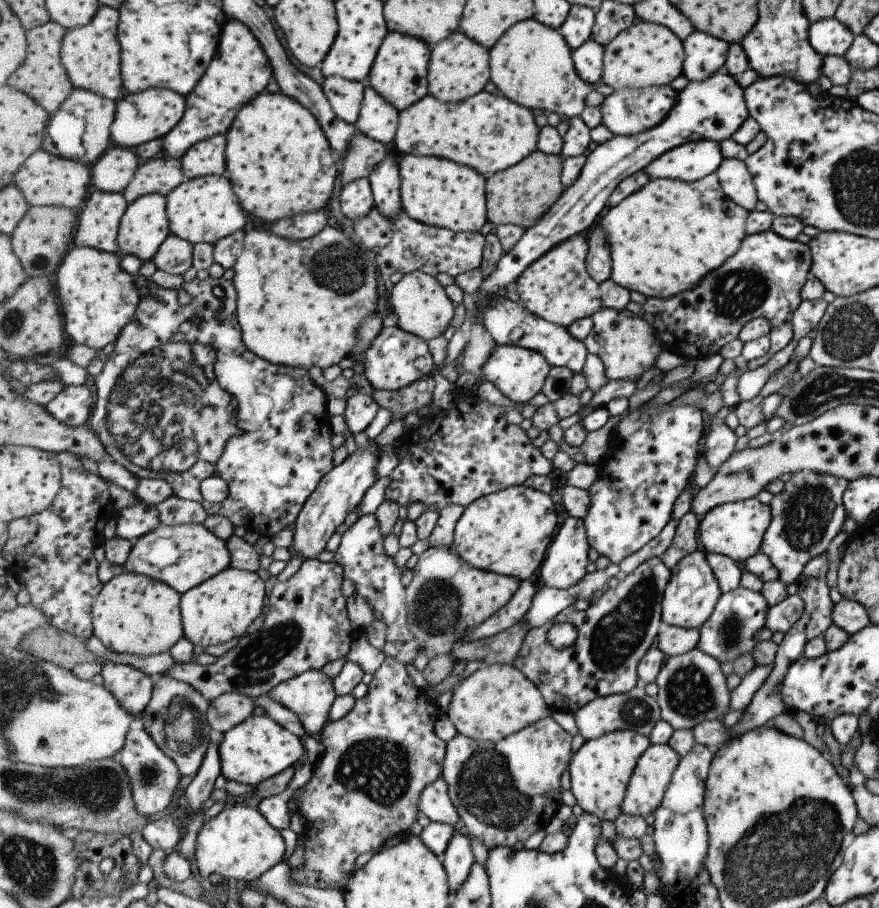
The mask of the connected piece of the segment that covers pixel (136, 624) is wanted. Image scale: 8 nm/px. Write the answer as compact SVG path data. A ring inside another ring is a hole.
M125 572L104 584L93 610L94 634L120 653L169 653L184 637L182 594L163 581Z

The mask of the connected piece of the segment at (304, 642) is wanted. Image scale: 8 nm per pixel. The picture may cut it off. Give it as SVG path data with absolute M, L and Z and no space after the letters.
M335 557L331 558L331 561L328 562L321 562L318 559L305 561L292 577L289 577L286 581L282 581L280 579L271 589L269 601L266 602L266 617L260 629L253 629L248 634L245 634L232 649L227 651L222 657L219 657L217 662L214 662L213 664L204 665L193 660L188 663L177 663L176 665L173 665L165 675L194 686L209 702L218 699L225 693L239 693L250 696L252 699L256 699L258 696L270 693L273 689L277 688L277 686L281 685L283 681L288 681L293 677L299 676L300 674L313 669L321 670L325 664L329 664L329 662L333 662L333 660L339 660L339 658L344 658L346 660L346 656L349 654L353 643L361 634L363 634L363 632L361 630L355 630L352 625L352 620L350 619L349 614L350 598L345 597L345 594L341 592L343 578L347 578L347 573L344 570L344 566L339 561L336 561Z

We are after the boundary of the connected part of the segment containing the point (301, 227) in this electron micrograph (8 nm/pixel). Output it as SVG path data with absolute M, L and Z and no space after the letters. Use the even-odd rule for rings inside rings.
M317 211L300 214L297 217L282 219L273 223L271 231L289 240L314 237L327 226L327 212Z

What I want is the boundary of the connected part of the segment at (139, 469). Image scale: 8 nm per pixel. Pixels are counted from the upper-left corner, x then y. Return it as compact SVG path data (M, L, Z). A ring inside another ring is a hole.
M213 276L204 280L194 278L185 284L185 290L193 297L185 306L179 304L177 289L153 288L143 295L134 320L113 343L113 352L101 373L95 377L96 403L89 427L102 438L111 460L123 465L140 479L167 480L174 486L174 496L202 503L209 515L230 518L235 526L258 532L264 539L287 526L294 532L295 521L303 506L317 490L321 479L335 466L331 442L334 433L327 410L328 397L311 380L308 369L274 365L247 348L238 321L238 292L233 280ZM215 286L225 288L227 296L223 300L213 294ZM183 324L189 326L187 332L181 332ZM187 343L211 345L216 350L218 358L214 366L215 375L223 390L237 398L237 420L245 434L231 437L223 456L214 463L201 459L187 470L139 466L117 444L111 430L111 398L115 398L115 385L127 368L144 354L159 348L160 354L165 352L167 362L173 364L183 356L179 354L177 344ZM211 476L227 482L229 491L222 503L210 503L201 496L201 482Z

